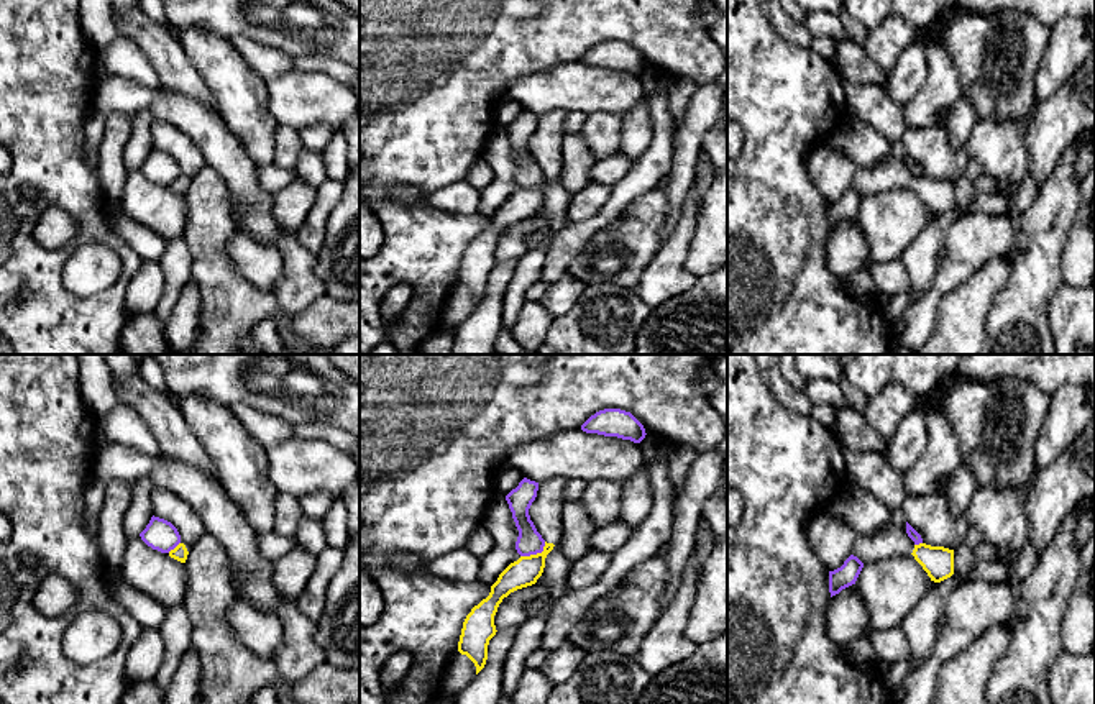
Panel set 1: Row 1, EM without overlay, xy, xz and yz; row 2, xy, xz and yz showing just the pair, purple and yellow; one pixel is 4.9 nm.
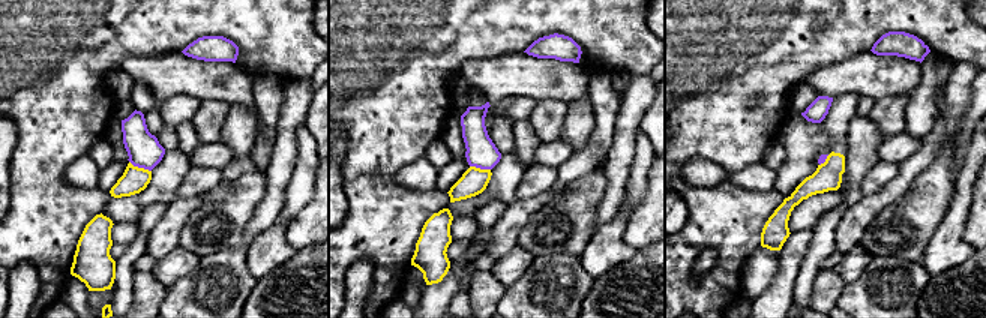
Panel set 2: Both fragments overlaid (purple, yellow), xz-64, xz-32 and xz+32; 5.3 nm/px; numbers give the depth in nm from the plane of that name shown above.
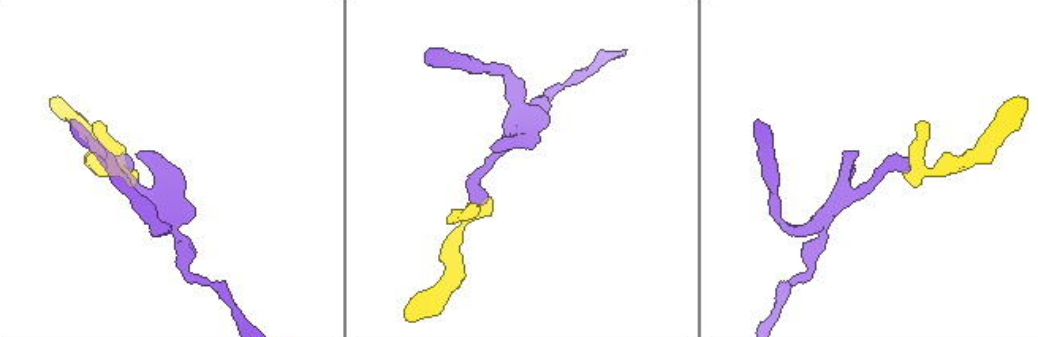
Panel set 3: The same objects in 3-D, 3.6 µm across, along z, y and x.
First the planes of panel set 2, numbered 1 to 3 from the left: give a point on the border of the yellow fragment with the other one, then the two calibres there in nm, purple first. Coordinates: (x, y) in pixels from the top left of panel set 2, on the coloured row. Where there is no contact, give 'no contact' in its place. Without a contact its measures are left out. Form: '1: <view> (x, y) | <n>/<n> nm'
1: xz-64 (140, 167) | 180/140 nm
2: xz-32 (480, 168) | 160/140 nm
3: xz+32 (824, 161) | 40/140 nm

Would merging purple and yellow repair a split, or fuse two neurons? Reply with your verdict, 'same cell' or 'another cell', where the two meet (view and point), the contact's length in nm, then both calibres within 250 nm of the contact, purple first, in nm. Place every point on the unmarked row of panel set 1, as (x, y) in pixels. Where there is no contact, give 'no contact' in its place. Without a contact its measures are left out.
another cell | xz (536, 186) | 150 nm | 130/140 nm

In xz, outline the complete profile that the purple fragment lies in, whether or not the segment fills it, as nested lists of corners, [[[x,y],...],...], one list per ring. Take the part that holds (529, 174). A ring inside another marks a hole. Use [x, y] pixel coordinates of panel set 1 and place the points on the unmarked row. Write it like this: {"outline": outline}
{"outline": [[[524,110],[519,118],[506,128],[512,151],[519,162],[515,182],[520,189],[542,185],[545,179],[545,172],[537,164],[529,148],[529,141],[537,130],[537,123],[538,115]]]}

